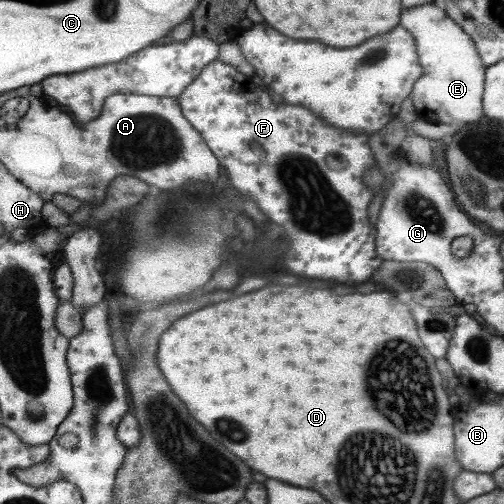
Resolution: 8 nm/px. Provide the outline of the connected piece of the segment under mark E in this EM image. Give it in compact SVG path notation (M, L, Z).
M434 1L414 8L404 8L400 26L415 36L424 68L424 76L416 81L416 90L412 90L410 96L417 116L438 124L478 122L483 112L487 66L484 66L472 37L464 32L463 27L447 11L437 7Z

